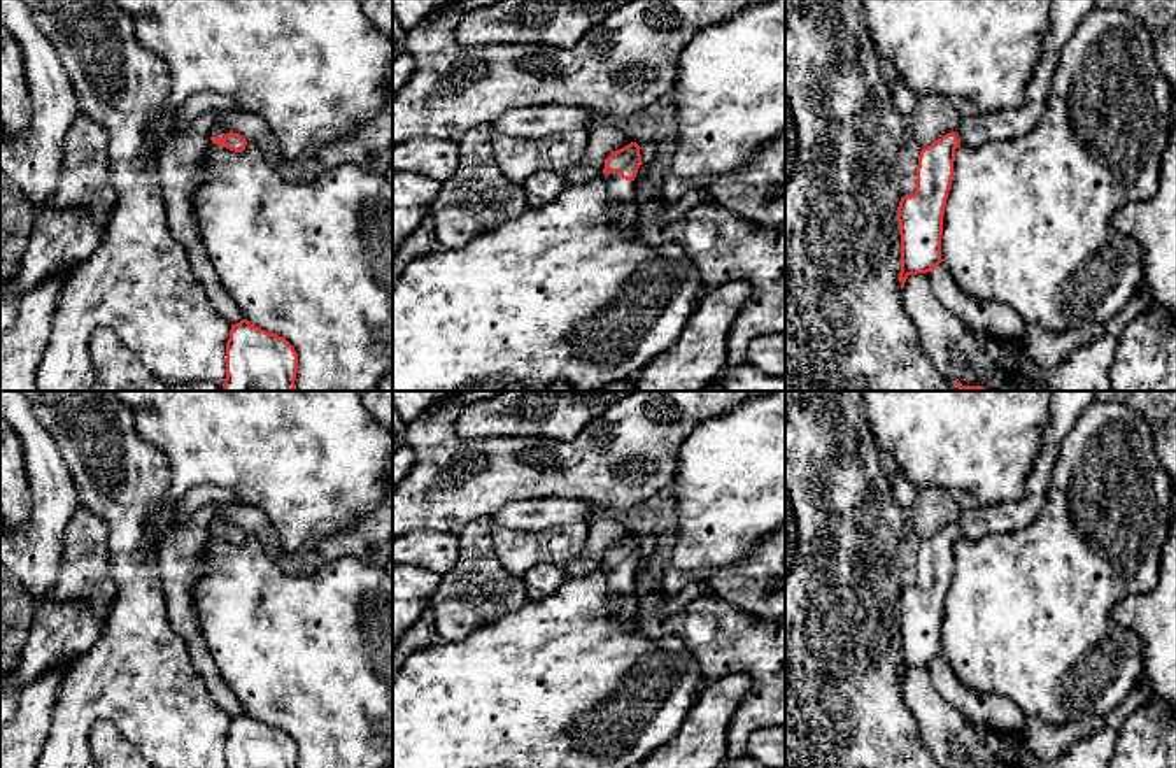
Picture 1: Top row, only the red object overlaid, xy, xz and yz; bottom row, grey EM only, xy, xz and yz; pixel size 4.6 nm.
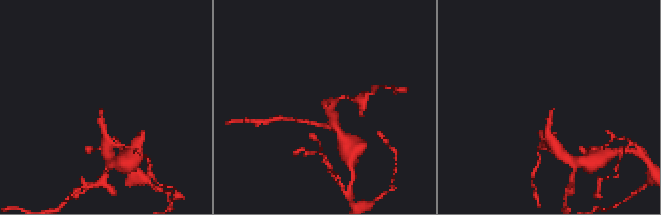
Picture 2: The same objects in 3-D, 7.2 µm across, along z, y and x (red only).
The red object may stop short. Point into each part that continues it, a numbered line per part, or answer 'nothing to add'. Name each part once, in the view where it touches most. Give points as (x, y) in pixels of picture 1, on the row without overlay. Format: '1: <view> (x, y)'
1: xz (621, 586)

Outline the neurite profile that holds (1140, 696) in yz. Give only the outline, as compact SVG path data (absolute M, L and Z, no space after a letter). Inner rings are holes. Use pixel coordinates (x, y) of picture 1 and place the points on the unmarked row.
M1148 684L1136 686L1129 696L1108 715L1104 715L1106 728L1118 731L1127 717L1137 708L1143 708L1153 701L1153 691Z

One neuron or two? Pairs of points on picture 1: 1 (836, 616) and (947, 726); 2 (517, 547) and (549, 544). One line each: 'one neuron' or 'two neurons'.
1: two neurons
2: one neuron

